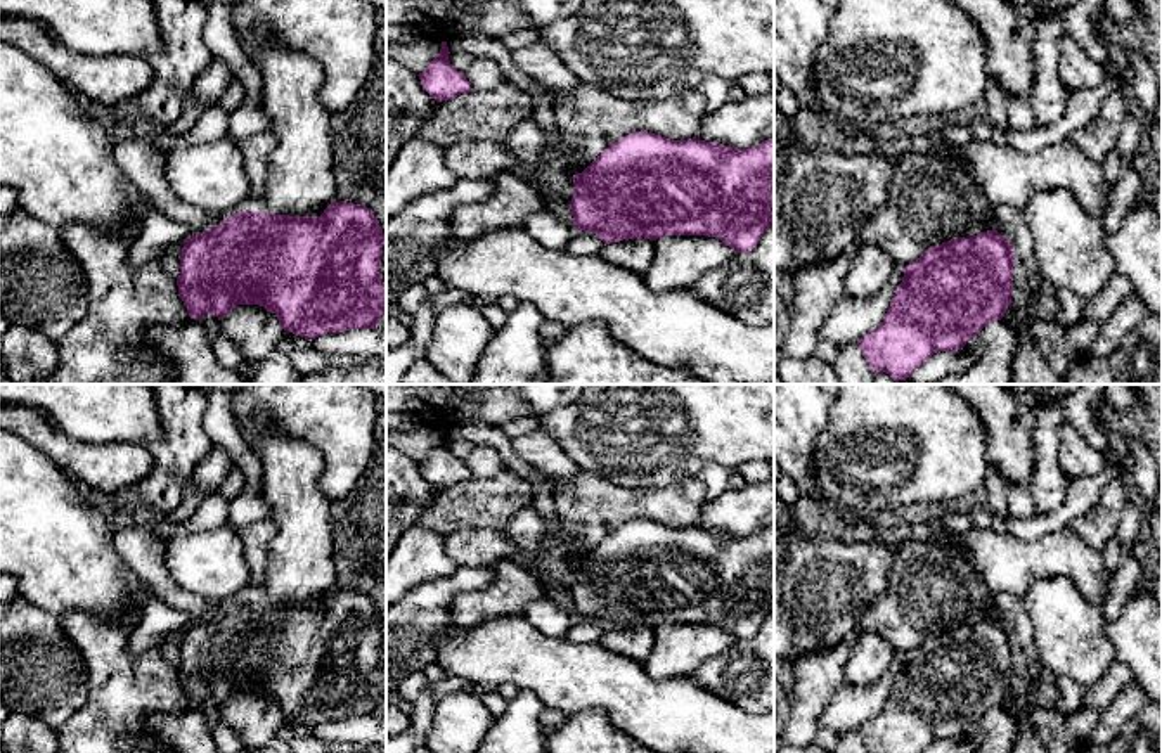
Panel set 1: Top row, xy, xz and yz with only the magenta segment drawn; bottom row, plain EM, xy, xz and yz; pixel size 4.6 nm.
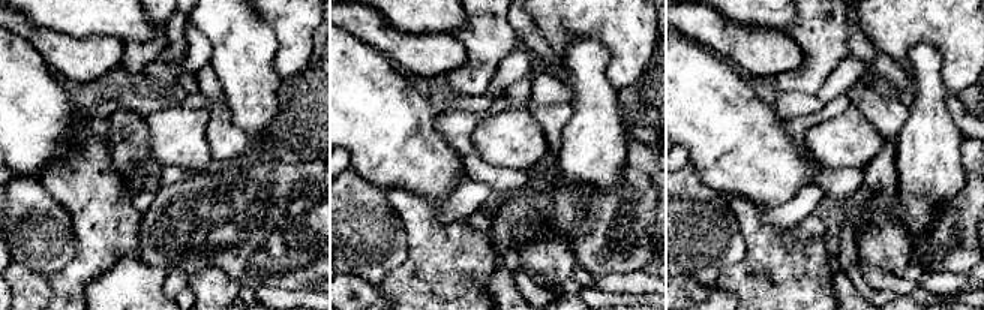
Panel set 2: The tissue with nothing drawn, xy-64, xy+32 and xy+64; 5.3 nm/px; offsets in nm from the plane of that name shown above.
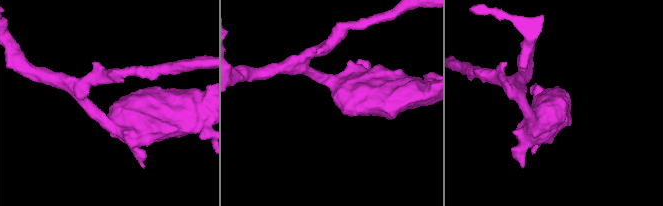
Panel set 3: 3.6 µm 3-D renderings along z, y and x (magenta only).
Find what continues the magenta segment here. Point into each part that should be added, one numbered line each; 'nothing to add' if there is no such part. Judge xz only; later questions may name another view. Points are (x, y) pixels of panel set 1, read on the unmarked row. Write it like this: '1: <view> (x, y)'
nothing to add

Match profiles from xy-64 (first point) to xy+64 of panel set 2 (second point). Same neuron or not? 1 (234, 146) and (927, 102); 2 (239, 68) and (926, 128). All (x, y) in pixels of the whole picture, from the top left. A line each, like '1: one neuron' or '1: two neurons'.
1: two neurons
2: one neuron

